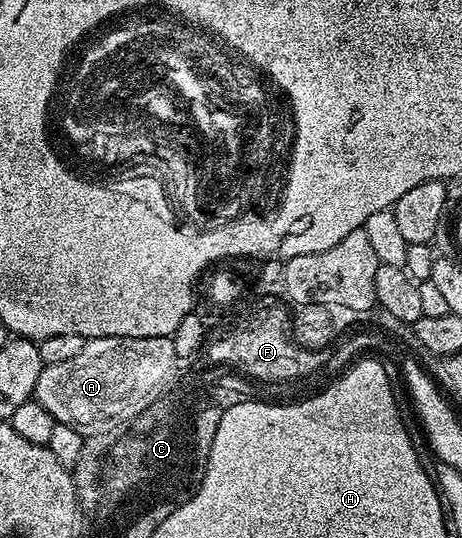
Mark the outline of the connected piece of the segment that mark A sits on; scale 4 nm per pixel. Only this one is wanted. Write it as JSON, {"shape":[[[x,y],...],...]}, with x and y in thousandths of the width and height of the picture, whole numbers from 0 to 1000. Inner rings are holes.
{"shape":[[[195,626],[180,652],[145,667],[139,675],[110,675],[95,680],[71,721],[71,738],[82,753],[95,757],[126,792],[143,790],[173,809],[232,805],[234,790],[247,783],[268,790],[284,775],[286,753],[314,749],[327,725],[348,716],[359,703],[374,669],[385,667],[372,626]]]}

